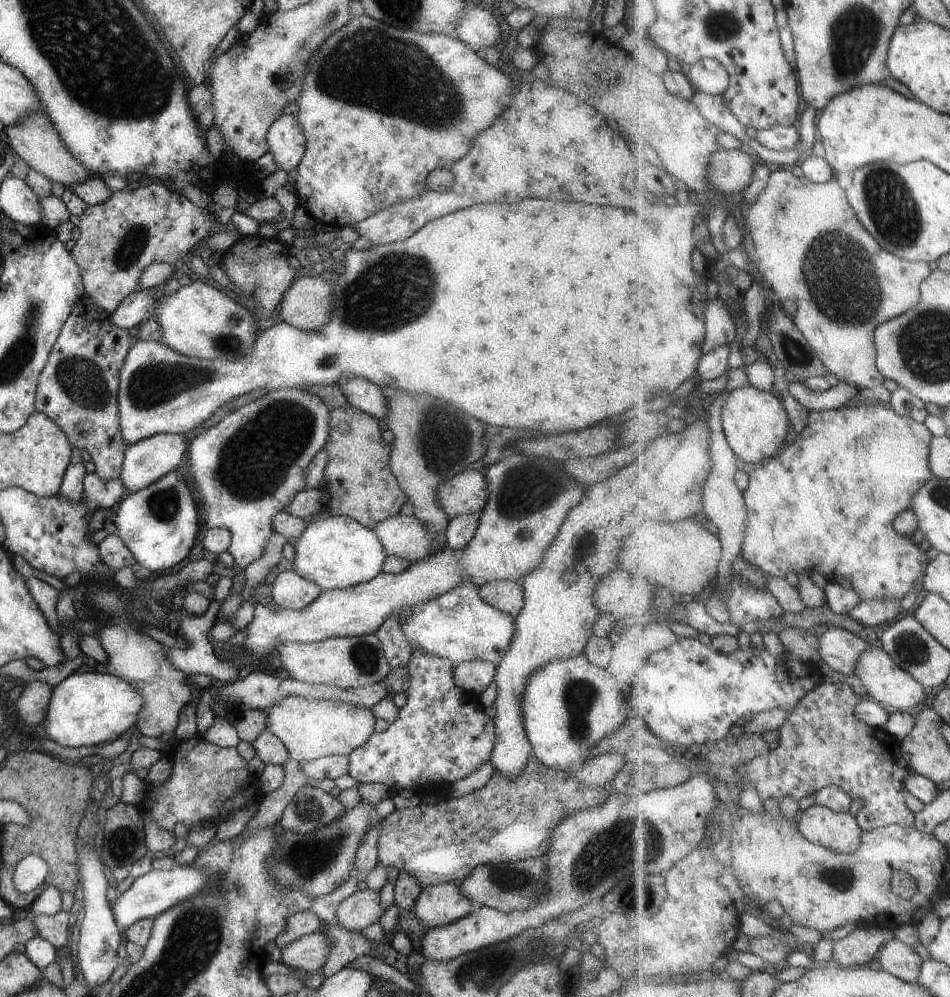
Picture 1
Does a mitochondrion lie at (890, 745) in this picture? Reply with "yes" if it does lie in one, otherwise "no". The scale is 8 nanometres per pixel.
no

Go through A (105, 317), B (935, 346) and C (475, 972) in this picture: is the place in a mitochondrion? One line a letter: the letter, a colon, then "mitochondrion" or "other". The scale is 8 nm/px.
A: other
B: mitochondrion
C: mitochondrion

